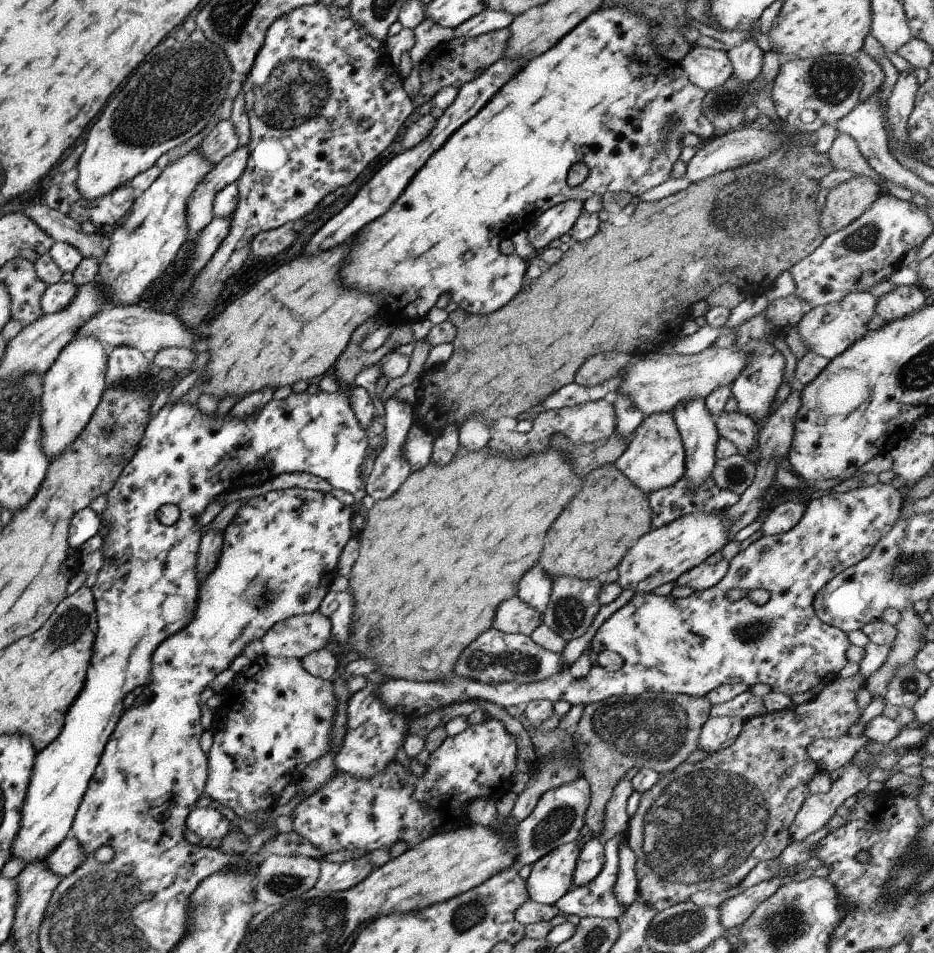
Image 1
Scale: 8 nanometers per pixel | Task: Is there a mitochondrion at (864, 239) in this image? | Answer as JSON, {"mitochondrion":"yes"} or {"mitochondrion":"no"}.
{"mitochondrion":"yes"}

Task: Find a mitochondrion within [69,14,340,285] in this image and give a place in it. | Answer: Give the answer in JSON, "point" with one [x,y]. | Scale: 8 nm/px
{"point":[169,97]}

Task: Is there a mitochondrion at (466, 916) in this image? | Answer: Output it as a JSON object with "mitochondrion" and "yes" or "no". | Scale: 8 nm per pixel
{"mitochondrion":"yes"}

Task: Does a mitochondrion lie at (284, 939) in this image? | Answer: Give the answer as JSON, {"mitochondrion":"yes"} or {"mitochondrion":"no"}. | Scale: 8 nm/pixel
{"mitochondrion":"yes"}

